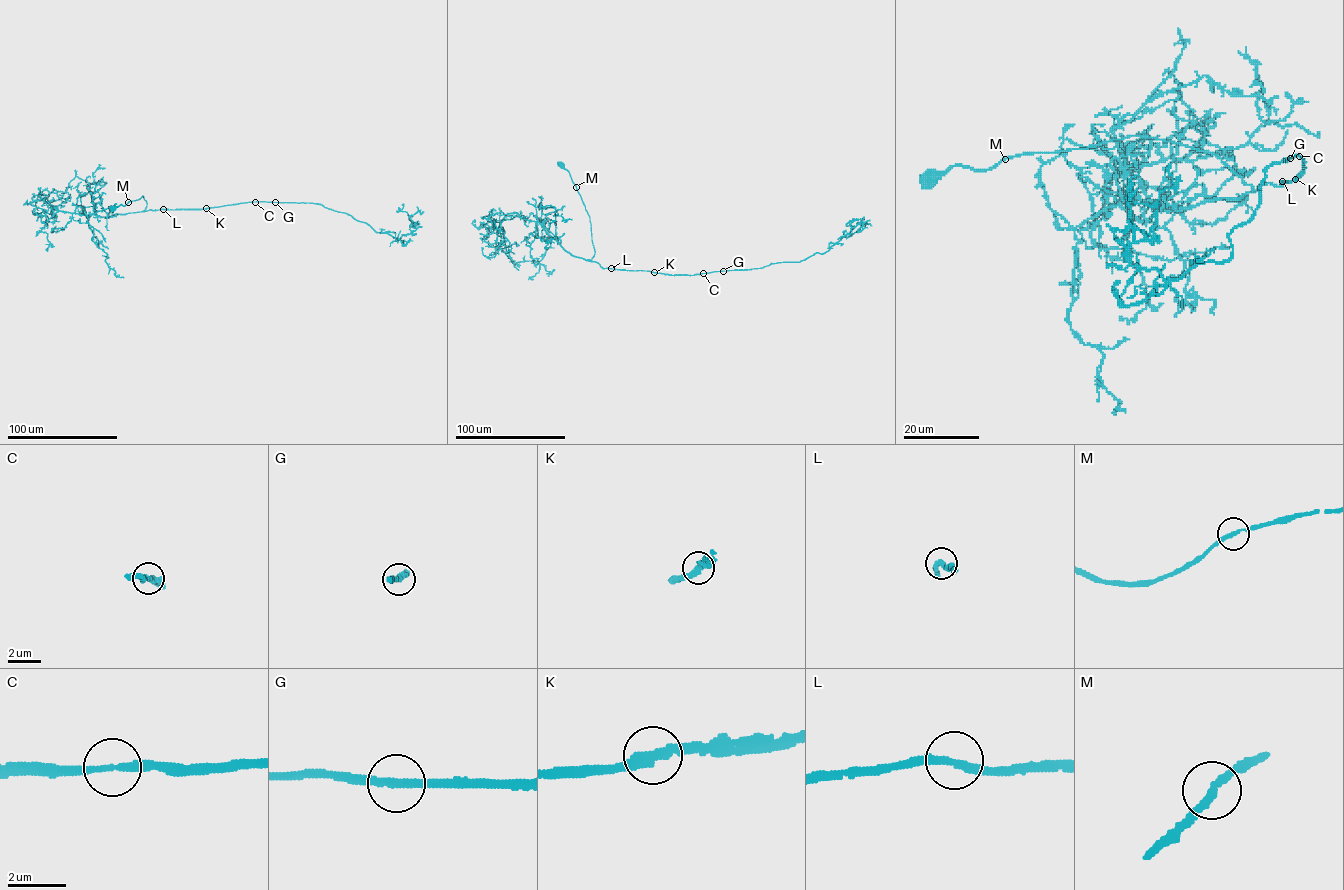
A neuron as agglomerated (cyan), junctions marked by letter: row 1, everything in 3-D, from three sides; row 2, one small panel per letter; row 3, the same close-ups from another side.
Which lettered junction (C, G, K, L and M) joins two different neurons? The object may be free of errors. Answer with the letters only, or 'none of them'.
none of them

